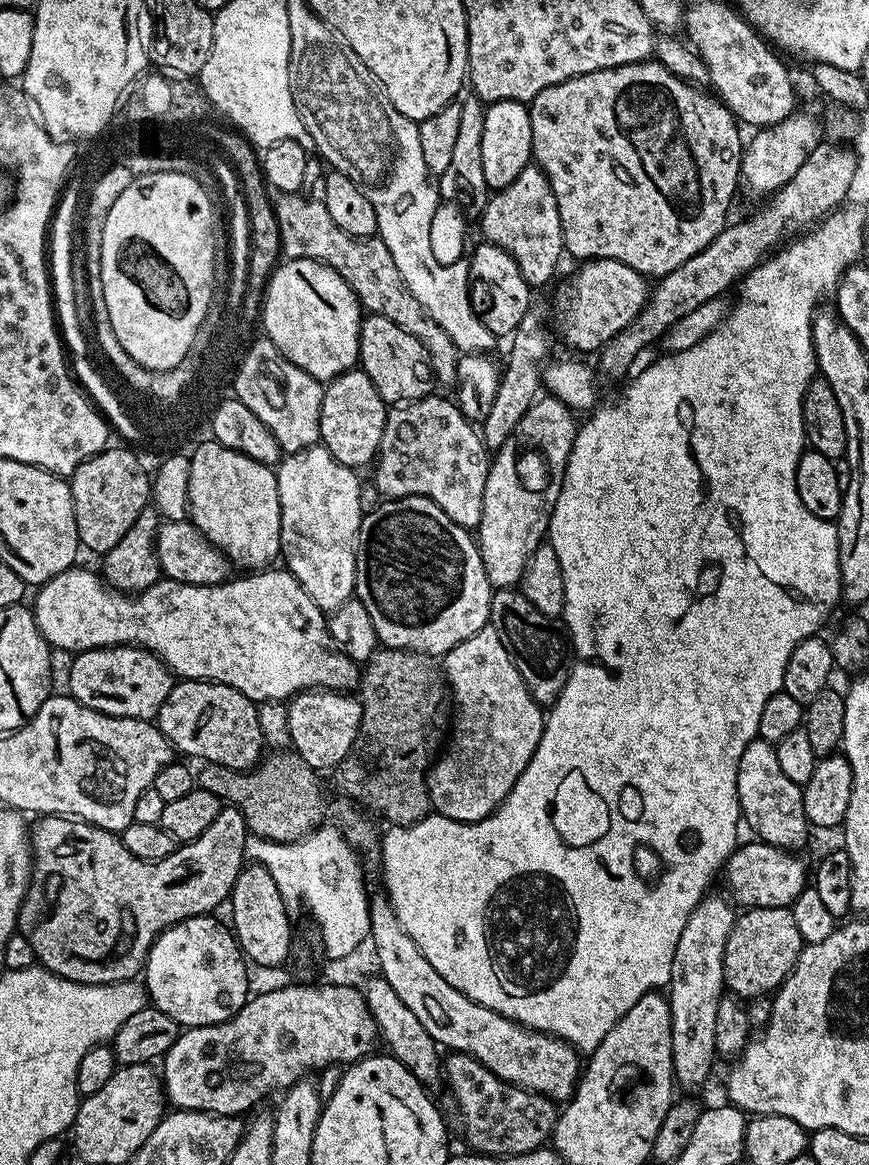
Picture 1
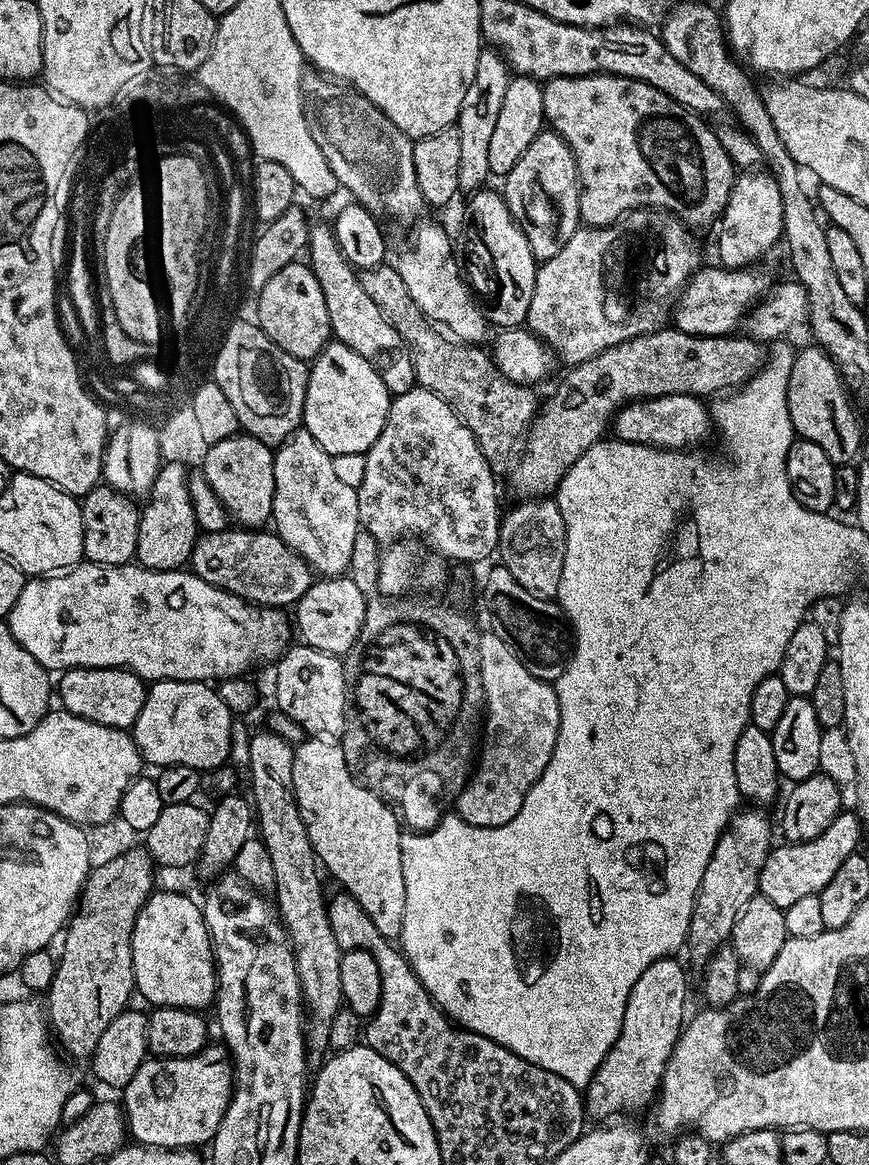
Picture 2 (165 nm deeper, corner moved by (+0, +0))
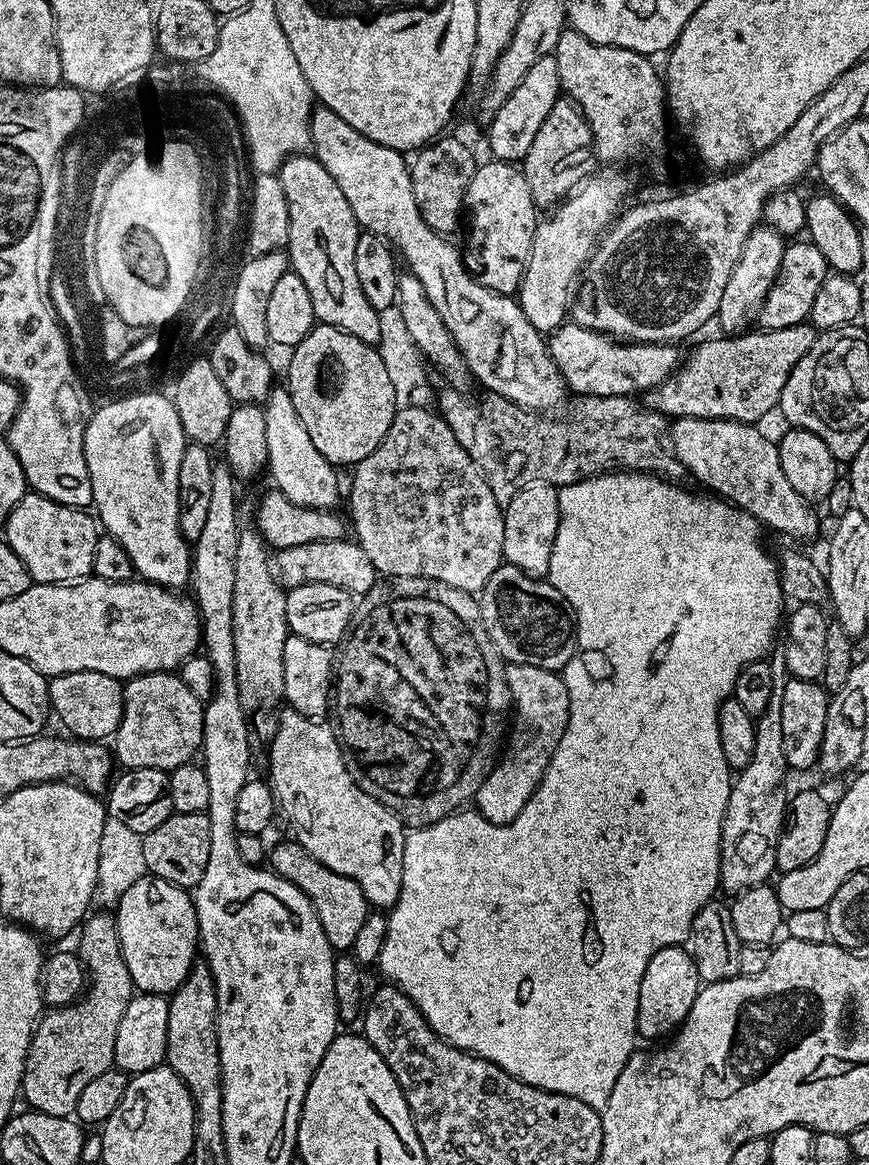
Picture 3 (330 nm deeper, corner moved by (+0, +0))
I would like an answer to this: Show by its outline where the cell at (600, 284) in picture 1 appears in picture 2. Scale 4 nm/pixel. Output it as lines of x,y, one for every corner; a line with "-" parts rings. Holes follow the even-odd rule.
723,266
701,267
680,294
674,309
674,327
695,336
726,336
741,327
750,309
773,287
774,279
760,266
733,270

